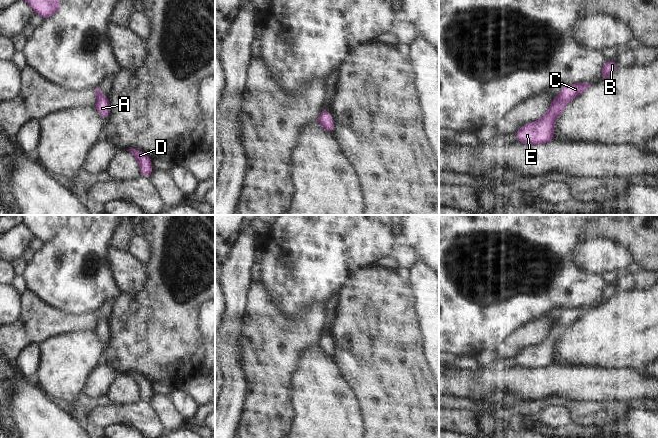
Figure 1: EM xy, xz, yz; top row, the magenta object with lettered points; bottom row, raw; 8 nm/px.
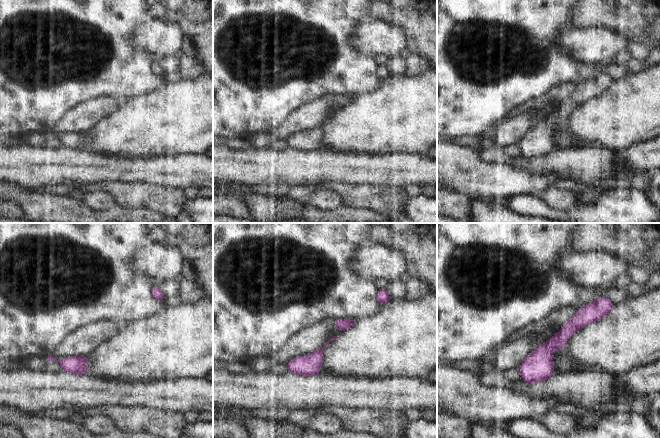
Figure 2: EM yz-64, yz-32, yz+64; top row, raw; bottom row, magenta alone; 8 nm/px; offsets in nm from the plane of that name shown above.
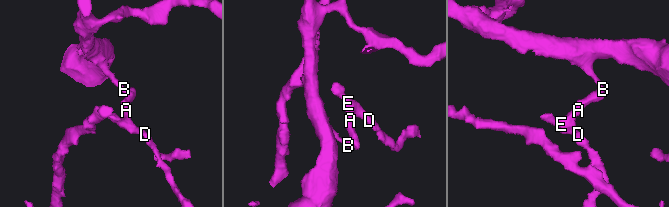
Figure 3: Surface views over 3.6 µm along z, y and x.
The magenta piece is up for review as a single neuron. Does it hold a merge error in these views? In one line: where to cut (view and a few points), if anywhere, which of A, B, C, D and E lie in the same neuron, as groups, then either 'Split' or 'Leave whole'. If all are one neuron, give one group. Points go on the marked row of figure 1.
No split. Groups: A B C D E. Leave whole

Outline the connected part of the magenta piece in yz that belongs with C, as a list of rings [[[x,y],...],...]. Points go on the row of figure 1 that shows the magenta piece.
[[[580,83],[565,85],[560,96],[555,97],[548,112],[538,121],[522,126],[517,132],[518,141],[527,145],[544,144],[554,139],[555,119],[563,112],[568,102],[579,96],[592,84]]]

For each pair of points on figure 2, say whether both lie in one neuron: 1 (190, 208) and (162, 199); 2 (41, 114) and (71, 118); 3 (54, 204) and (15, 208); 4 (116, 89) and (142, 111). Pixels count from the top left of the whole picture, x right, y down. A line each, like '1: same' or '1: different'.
1: different
2: different
3: different
4: different

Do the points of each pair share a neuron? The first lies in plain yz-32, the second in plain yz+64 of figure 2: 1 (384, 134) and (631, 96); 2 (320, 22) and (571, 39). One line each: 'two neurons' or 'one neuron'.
1: one neuron
2: two neurons

